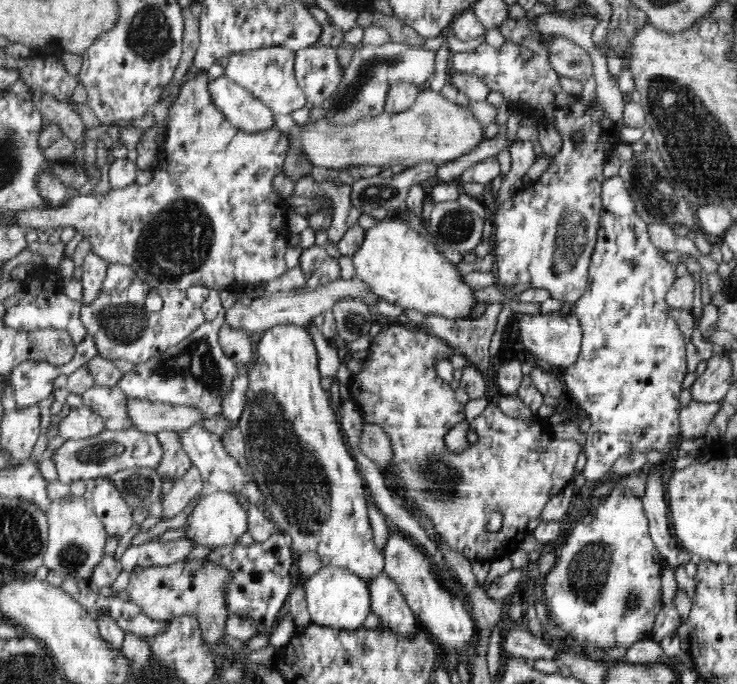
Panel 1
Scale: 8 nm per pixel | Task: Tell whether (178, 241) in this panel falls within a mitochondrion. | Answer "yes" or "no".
yes

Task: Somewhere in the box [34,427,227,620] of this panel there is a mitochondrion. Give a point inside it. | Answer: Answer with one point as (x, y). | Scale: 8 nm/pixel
(105, 451)

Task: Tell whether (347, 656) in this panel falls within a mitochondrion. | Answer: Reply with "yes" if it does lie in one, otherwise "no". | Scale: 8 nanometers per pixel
yes

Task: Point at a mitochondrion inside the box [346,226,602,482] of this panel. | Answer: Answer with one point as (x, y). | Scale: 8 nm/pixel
(373, 440)

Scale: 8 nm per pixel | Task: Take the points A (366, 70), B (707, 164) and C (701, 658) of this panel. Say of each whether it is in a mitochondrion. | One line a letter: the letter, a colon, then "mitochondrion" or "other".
A: mitochondrion
B: mitochondrion
C: other

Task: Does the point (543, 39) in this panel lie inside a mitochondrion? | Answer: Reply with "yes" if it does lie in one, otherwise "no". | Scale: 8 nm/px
no

